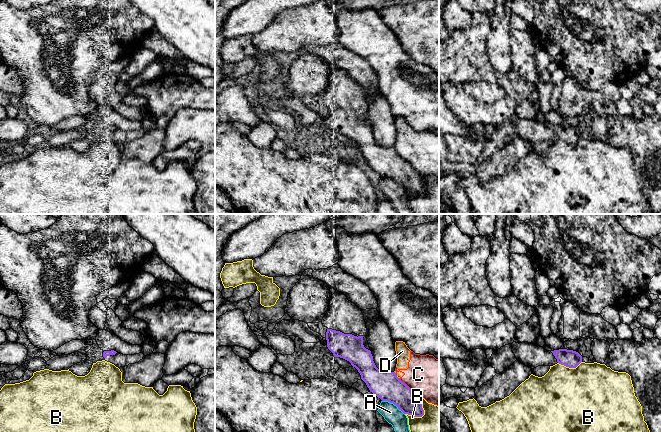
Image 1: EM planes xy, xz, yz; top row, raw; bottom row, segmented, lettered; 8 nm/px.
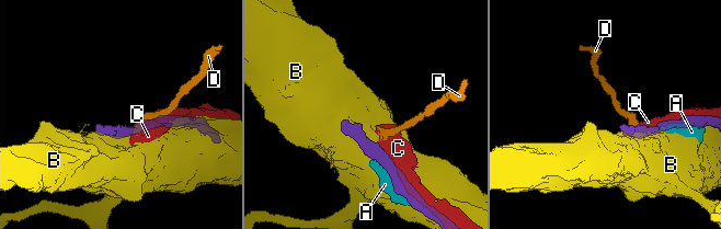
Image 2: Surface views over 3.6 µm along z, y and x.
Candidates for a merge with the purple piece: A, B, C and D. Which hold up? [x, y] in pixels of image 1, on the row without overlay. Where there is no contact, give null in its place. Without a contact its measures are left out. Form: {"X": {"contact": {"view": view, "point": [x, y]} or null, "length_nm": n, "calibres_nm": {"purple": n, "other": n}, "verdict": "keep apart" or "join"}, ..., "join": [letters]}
{"A": {"contact": {"view": "xz", "point": [393, 179]}, "length_nm": 220, "calibres_nm": {"purple": 220, "other": 140}, "verdict": "keep apart"}, "B": {"contact": {"view": "xz", "point": [422, 191]}, "length_nm": 180, "calibres_nm": {"purple": 180, "other": 400}, "verdict": "keep apart"}, "C": {"contact": {"view": "xz", "point": [408, 163]}, "length_nm": 220, "calibres_nm": {"purple": 220, "other": 360}, "verdict": "keep apart"}, "D": {"contact": {"view": "xz", "point": [397, 153]}, "length_nm": 40, "calibres_nm": {"purple": 220, "other": 50}, "verdict": "keep apart"}, "join": []}

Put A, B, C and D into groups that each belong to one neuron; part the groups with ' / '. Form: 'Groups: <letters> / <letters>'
Groups: A / B / C D

